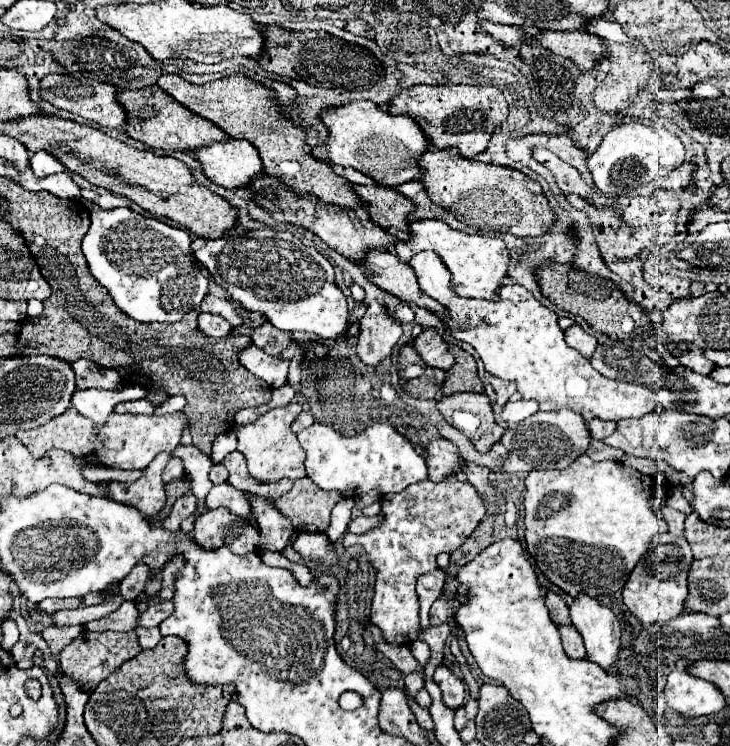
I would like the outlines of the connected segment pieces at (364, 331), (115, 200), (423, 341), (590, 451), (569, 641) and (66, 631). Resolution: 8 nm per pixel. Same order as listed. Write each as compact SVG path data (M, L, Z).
M369 302L367 312L359 320L359 344L357 354L365 364L379 364L391 356L391 348L401 338L401 324L389 316L387 308L379 302Z
M103 194L97 198L97 204L101 208L117 208L117 206L129 206L127 198L123 196L117 196L117 194Z
M425 328L415 340L413 348L421 356L423 364L429 368L441 368L447 370L453 364L453 356L445 344L445 340L437 334L435 328Z
M593 440L593 442L589 444L589 448L587 448L585 454L587 454L591 460L615 460L615 462L621 462L621 458L623 458L623 452L611 448L611 446L603 444L603 442L597 442L597 440Z
M563 626L559 628L561 632L561 640L563 640L563 648L565 654L571 656L573 660L583 660L585 658L585 648L583 648L583 638L579 636L579 632L575 632L575 626Z
M50 625L41 632L41 635L49 645L51 653L58 658L61 650L67 644L71 644L81 632L83 632L83 626L57 627Z

